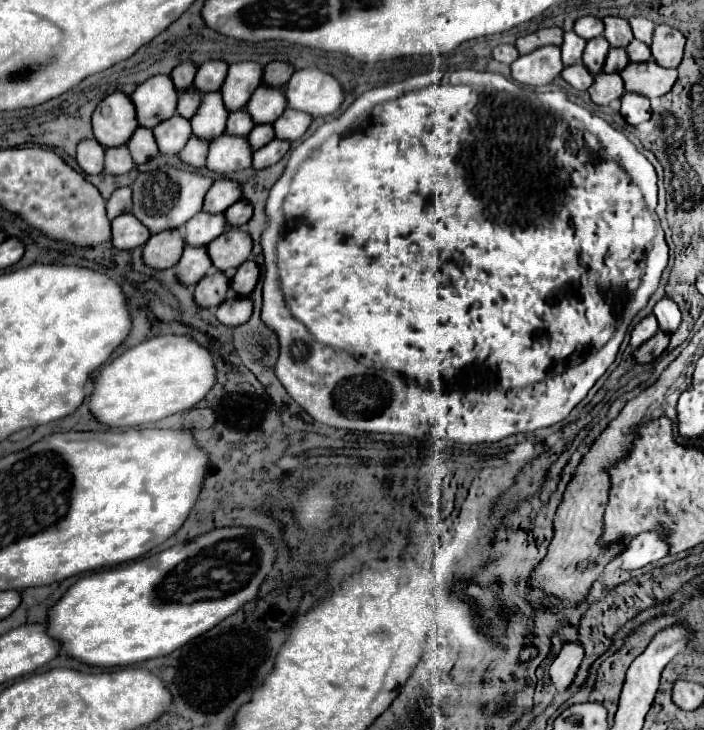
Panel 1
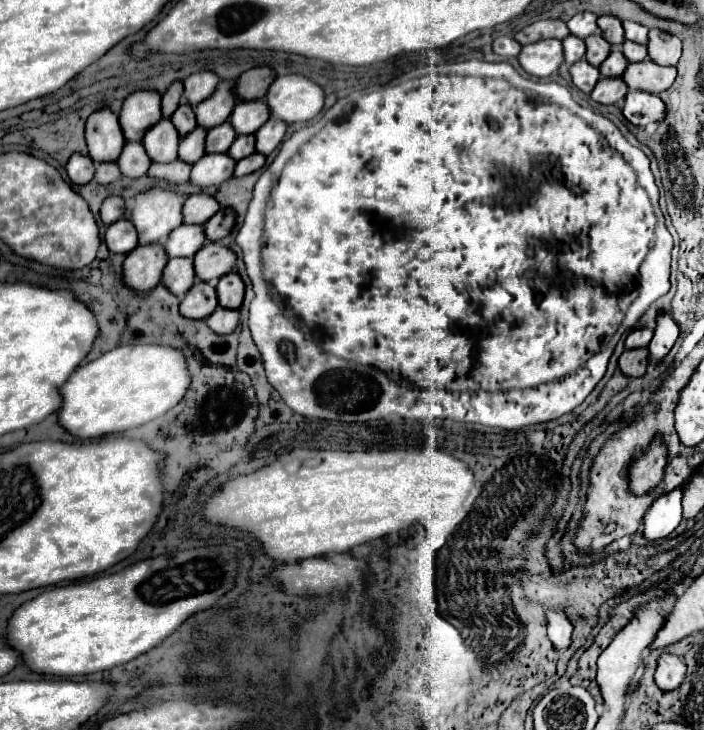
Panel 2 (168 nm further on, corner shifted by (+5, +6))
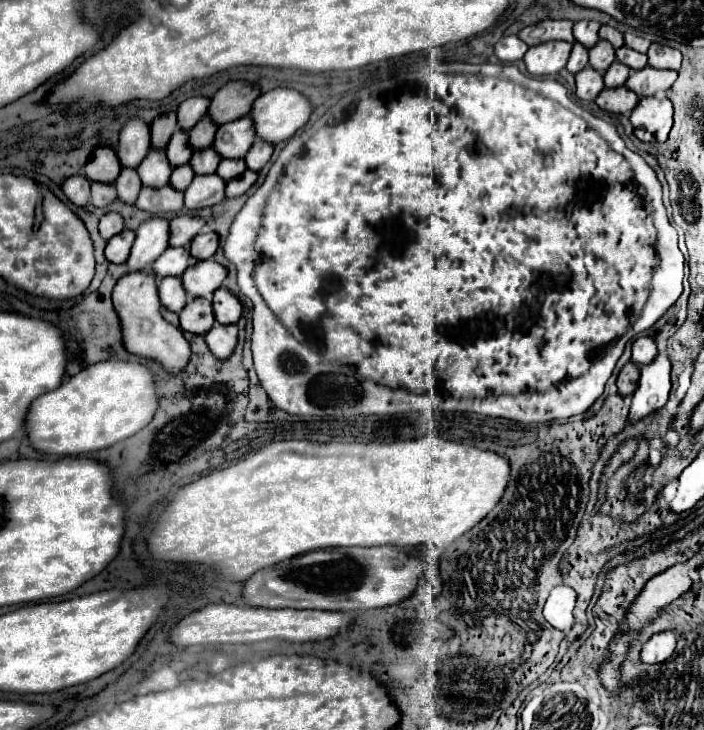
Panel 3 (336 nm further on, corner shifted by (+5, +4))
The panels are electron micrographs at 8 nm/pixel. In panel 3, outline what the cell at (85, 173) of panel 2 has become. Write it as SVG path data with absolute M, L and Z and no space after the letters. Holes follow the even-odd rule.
M69 177L65 183L63 183L63 193L67 195L67 199L77 205L77 207L85 207L89 203L89 187L91 183L85 179L85 177Z

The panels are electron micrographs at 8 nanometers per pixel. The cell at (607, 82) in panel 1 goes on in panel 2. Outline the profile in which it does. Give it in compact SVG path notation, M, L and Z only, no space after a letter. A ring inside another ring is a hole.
M601 77L595 89L591 91L591 99L603 105L611 105L611 103L621 101L627 91L629 89L621 77Z

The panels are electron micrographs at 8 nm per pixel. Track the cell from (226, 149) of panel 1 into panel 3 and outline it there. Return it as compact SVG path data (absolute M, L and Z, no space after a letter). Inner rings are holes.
M197 175L185 191L187 209L205 209L225 199L225 183L219 175Z

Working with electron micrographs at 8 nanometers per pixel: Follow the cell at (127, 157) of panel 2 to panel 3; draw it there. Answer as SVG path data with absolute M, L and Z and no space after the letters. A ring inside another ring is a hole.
M121 169L117 181L115 181L115 189L117 189L117 197L119 201L133 205L137 201L137 195L141 191L141 181L135 169Z

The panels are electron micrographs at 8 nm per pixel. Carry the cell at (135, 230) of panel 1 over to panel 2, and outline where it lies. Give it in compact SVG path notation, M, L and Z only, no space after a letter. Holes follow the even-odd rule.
M129 219L115 221L111 227L107 227L105 243L111 253L125 253L127 255L129 251L133 251L139 245L135 225Z

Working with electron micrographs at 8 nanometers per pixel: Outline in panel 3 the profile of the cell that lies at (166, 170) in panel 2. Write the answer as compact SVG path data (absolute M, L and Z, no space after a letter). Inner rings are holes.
M165 185L161 189L143 187L139 199L135 203L141 211L149 211L153 215L161 213L177 213L183 209L183 193L177 193L173 187Z

